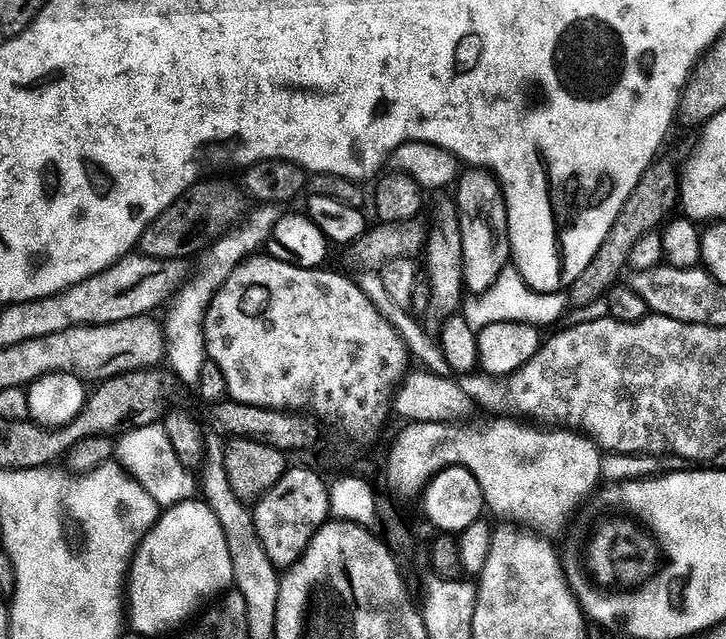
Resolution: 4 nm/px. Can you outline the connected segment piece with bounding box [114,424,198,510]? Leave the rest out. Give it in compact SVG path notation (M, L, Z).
M151 424L145 428L133 428L125 431L119 439L115 441L115 459L129 476L133 476L144 487L146 494L150 494L150 498L154 498L161 509L167 510L175 504L185 504L197 495L197 481L195 484L187 469L178 462L174 446L170 446L170 438L164 427Z

